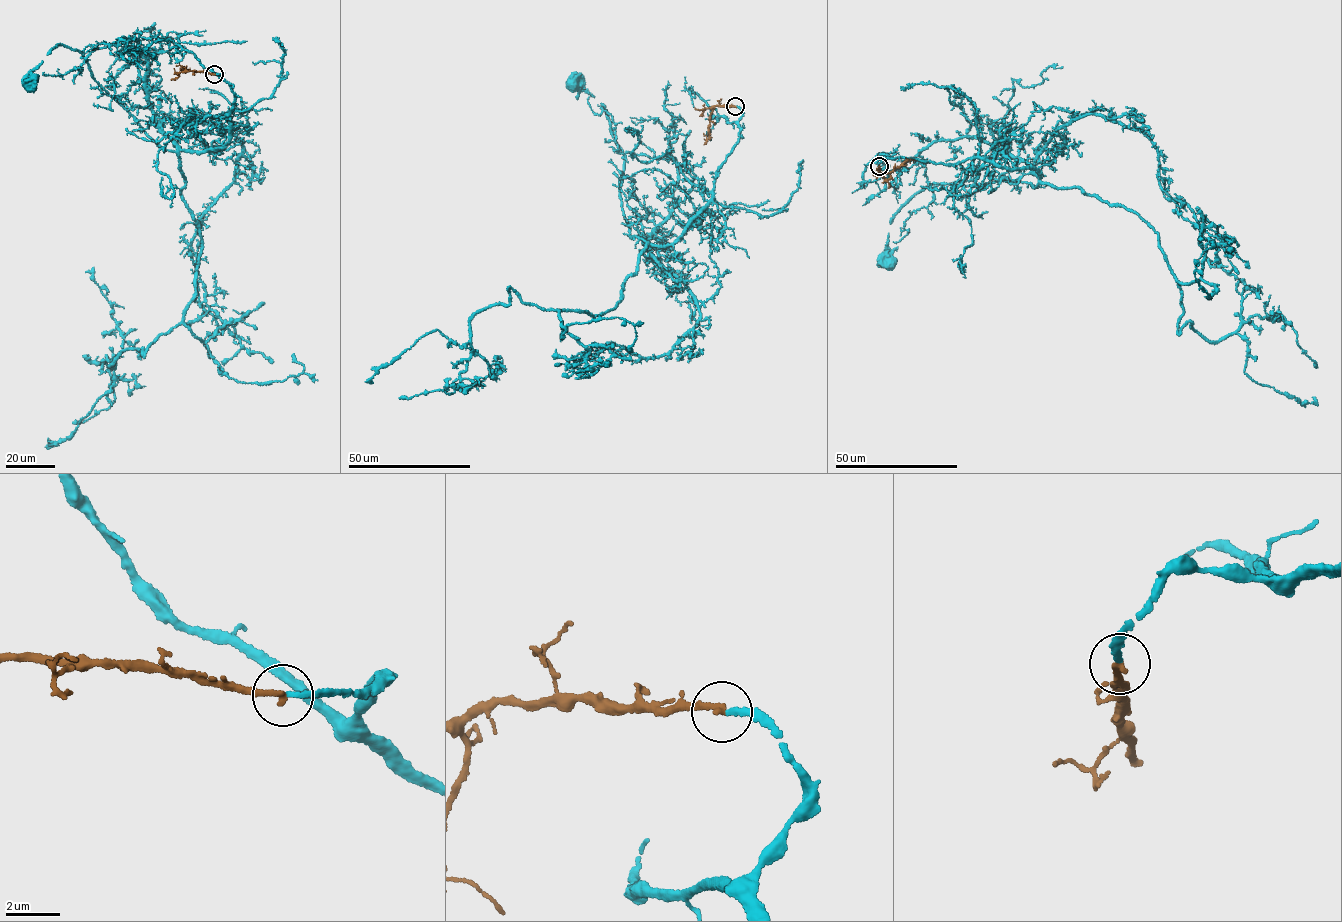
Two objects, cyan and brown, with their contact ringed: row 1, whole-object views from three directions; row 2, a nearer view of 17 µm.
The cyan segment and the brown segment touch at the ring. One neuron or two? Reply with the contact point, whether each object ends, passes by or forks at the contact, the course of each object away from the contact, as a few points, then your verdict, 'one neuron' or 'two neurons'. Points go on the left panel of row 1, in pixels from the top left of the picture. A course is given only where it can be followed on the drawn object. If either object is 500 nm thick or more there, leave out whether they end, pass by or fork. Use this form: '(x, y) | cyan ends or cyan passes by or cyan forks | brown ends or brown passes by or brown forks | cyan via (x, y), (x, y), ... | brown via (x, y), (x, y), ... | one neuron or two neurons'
(214, 74) | cyan ends | brown ends | cyan via (214, 74), (236, 97), (231, 133), (198, 152), (160, 129), (136, 38), (79, 71), (35, 68), (30, 86) | brown via (214, 74), (185, 71), (185, 68), (176, 66) | one neuron

